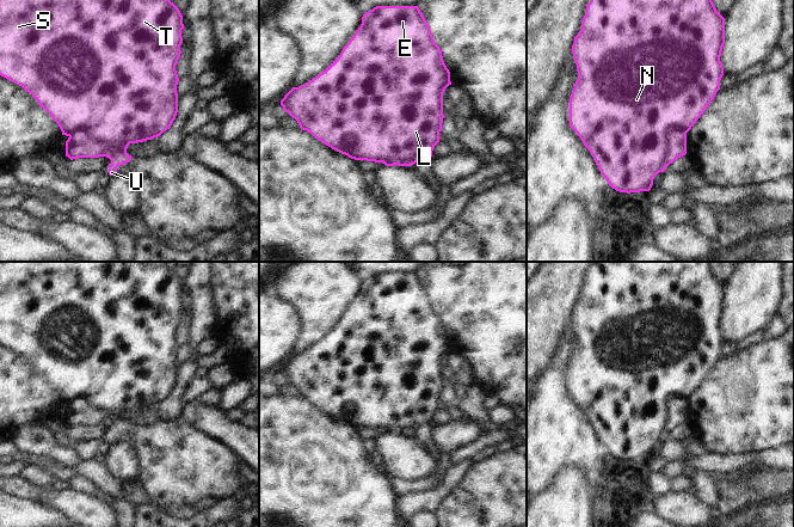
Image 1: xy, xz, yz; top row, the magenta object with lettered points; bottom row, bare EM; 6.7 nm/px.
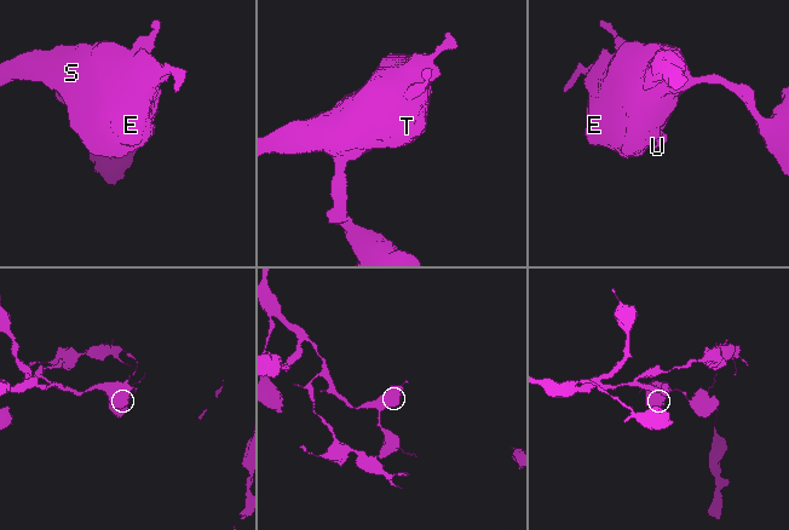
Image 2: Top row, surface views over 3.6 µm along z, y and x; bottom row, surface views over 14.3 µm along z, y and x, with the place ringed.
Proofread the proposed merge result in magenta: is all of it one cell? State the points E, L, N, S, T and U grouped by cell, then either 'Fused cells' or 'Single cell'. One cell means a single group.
Groups: E L N S T / U. Fused cells.

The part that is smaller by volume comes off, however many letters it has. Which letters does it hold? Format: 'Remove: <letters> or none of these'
Remove: U

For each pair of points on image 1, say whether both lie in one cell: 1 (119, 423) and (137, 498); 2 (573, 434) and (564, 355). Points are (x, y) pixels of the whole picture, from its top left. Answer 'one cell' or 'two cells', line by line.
1: two cells
2: one cell

